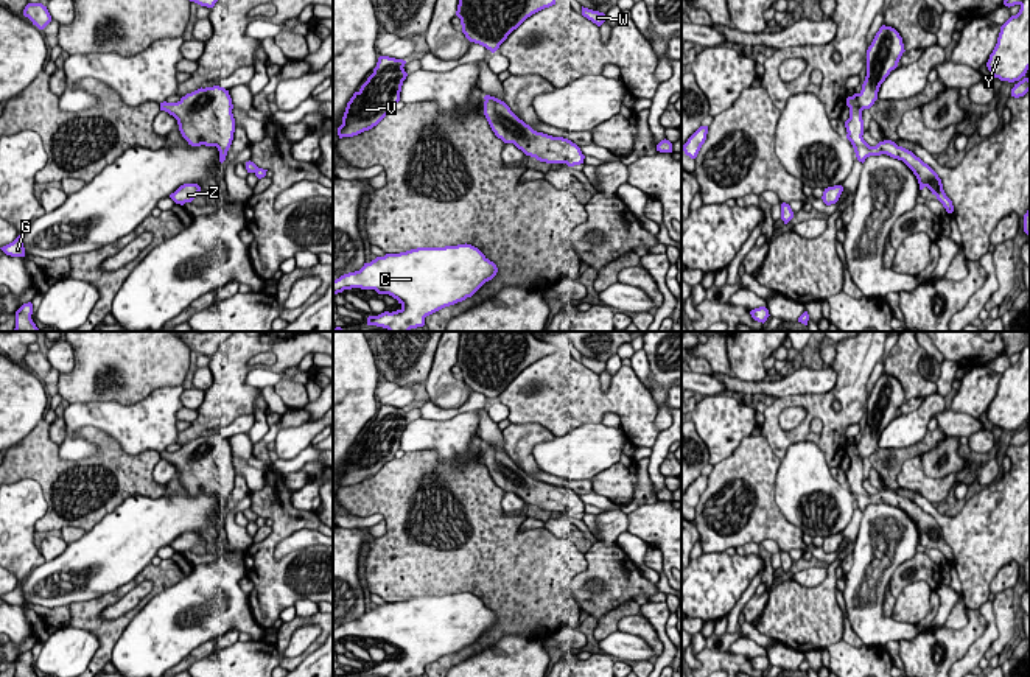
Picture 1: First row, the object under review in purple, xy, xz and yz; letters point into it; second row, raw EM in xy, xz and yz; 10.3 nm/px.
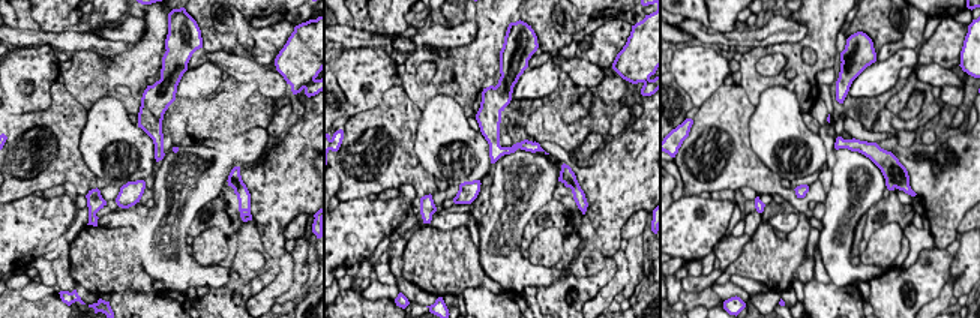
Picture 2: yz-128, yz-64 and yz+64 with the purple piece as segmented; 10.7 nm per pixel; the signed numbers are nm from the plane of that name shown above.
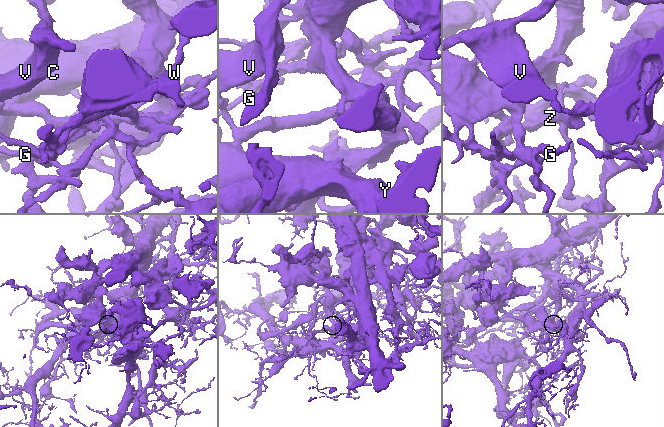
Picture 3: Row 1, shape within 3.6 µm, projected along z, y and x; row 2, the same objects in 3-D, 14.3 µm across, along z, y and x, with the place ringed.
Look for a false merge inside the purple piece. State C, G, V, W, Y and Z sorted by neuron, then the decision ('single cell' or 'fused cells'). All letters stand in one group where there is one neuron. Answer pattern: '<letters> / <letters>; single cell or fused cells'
C Y Z / G V W; fused cells

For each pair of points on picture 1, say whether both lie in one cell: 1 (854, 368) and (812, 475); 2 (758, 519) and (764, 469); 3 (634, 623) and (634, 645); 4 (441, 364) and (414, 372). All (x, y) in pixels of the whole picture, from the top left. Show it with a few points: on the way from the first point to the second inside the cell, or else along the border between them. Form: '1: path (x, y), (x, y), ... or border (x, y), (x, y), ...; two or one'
1: border (784, 452), (795, 442), (811, 441), (830, 467); two
2: path (758, 506), (760, 481); one
3: border (618, 629), (638, 635), (651, 648), (654, 659); two
4: border (437, 347), (431, 371), (423, 383); two

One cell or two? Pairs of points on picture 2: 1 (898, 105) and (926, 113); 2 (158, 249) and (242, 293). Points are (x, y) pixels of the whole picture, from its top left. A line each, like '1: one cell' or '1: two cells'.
1: one cell
2: two cells

